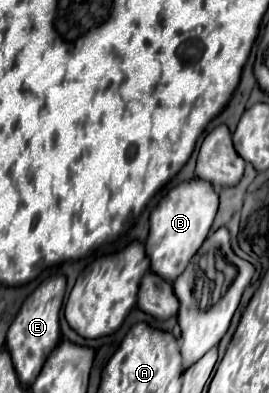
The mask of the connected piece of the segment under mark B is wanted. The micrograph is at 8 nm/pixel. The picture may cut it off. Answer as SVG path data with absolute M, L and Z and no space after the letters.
M192 179L176 185L150 213L150 235L146 239L146 255L150 257L152 273L158 273L164 281L174 283L190 263L190 257L198 253L202 241L206 241L216 211L218 195L208 181Z

